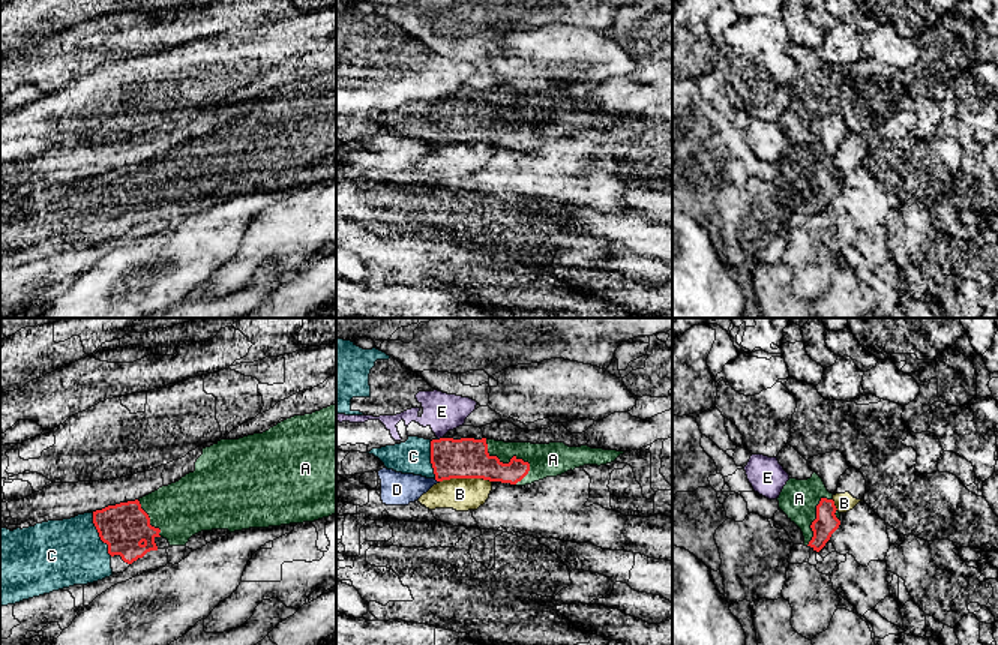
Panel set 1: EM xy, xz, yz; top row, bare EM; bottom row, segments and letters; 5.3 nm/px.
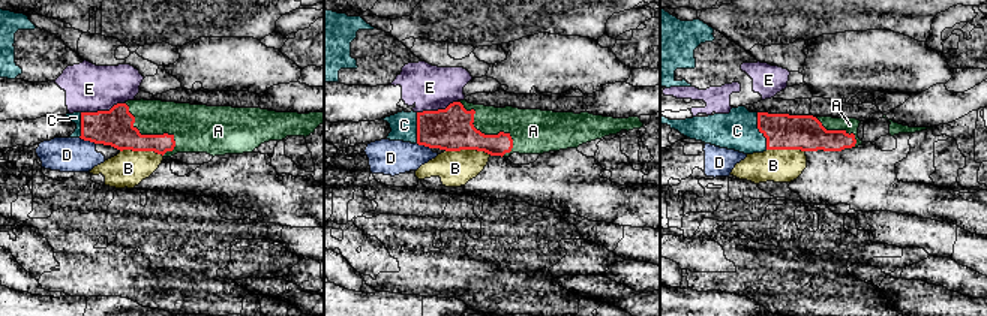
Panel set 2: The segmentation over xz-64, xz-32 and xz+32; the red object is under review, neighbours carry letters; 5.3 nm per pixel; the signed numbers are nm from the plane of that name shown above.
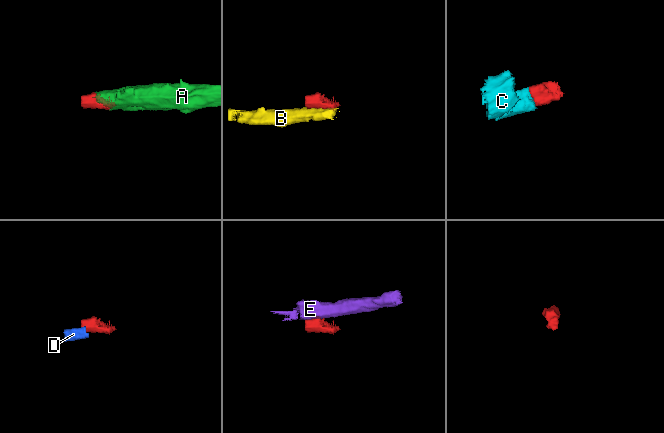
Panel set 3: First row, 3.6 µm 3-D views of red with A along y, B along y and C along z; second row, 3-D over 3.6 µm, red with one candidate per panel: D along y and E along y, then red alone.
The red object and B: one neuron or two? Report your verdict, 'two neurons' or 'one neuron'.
two neurons

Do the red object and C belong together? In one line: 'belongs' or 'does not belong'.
belongs

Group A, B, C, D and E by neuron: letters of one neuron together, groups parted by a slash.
A C / B / D / E

